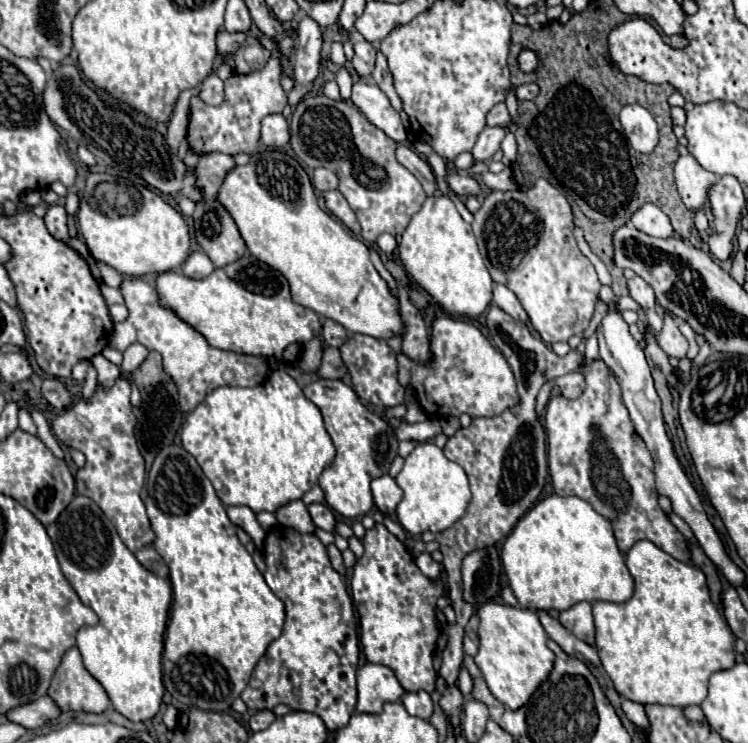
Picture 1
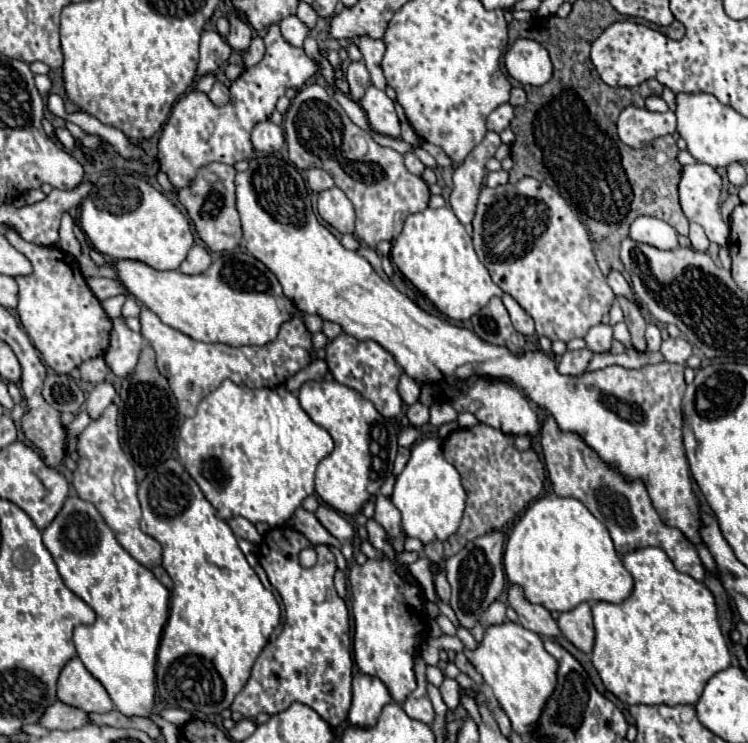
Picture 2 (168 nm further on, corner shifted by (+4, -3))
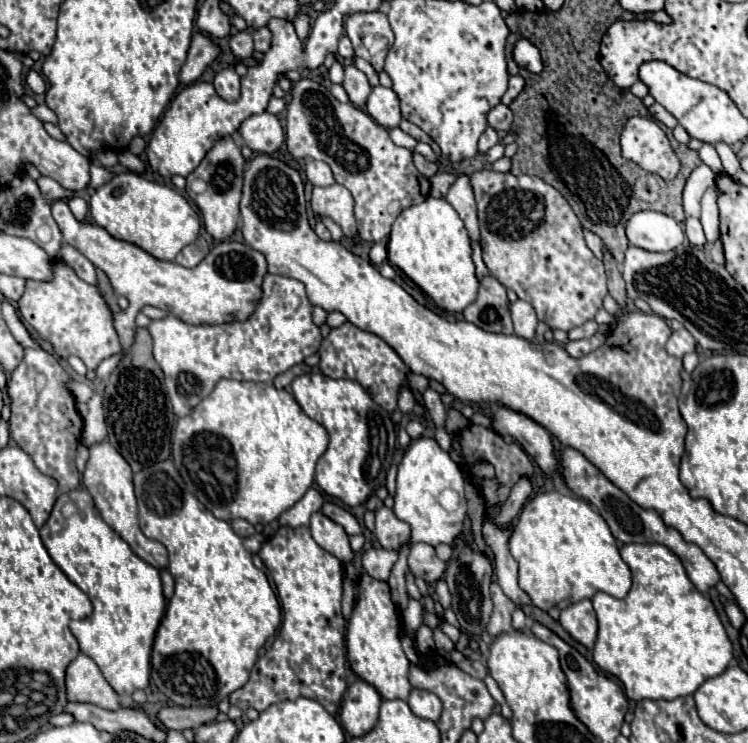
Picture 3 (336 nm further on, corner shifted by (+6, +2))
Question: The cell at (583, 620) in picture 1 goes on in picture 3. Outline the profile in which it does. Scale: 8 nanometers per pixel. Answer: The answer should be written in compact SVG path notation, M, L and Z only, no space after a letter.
M580 600L560 612L562 628L582 646L592 648L596 642L596 614L590 600Z

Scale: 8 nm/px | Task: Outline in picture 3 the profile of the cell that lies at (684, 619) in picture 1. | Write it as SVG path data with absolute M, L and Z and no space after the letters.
M624 544L620 548L622 560L632 570L632 590L624 600L598 592L592 598L598 616L598 640L592 648L592 658L600 670L616 676L630 700L674 700L678 696L694 694L696 688L718 674L722 674L732 660L732 644L714 610L710 598L700 594L690 582L680 558L662 544Z

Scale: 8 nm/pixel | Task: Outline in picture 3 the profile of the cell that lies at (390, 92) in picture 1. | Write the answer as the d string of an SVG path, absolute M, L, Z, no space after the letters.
M360 12L360 14L352 14L348 20L346 20L346 36L352 40L354 44L354 52L356 56L368 60L374 70L380 74L382 68L384 68L384 56L386 52L382 50L380 54L370 54L362 42L362 38L370 34L374 38L384 38L388 40L388 48L392 46L394 42L394 34L390 30L390 24L388 24L388 18L384 12Z

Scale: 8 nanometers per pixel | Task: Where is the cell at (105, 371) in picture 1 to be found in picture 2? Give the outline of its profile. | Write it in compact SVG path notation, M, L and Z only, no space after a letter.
M104 381L98 383L86 399L86 411L88 411L90 419L98 419L104 413L104 409L112 403L114 395L116 395L116 391L110 383L104 383Z

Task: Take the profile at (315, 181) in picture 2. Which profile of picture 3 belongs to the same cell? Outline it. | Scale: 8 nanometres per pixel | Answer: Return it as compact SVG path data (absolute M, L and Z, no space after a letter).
M308 160L306 164L306 178L310 184L314 186L330 186L334 184L334 176L330 172L330 168L324 162L316 162L316 160Z

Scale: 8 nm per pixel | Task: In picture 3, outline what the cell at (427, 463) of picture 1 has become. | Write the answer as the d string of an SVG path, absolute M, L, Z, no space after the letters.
M418 438L412 440L410 446L404 452L404 458L398 466L398 478L396 478L396 496L394 496L394 514L404 520L410 530L410 542L424 542L424 544L454 544L458 534L464 528L466 520L466 502L460 502L460 506L454 512L448 512L440 504L440 492L442 490L454 490L458 496L464 496L464 476L458 468L458 464L450 458L448 452L444 452L434 438Z

